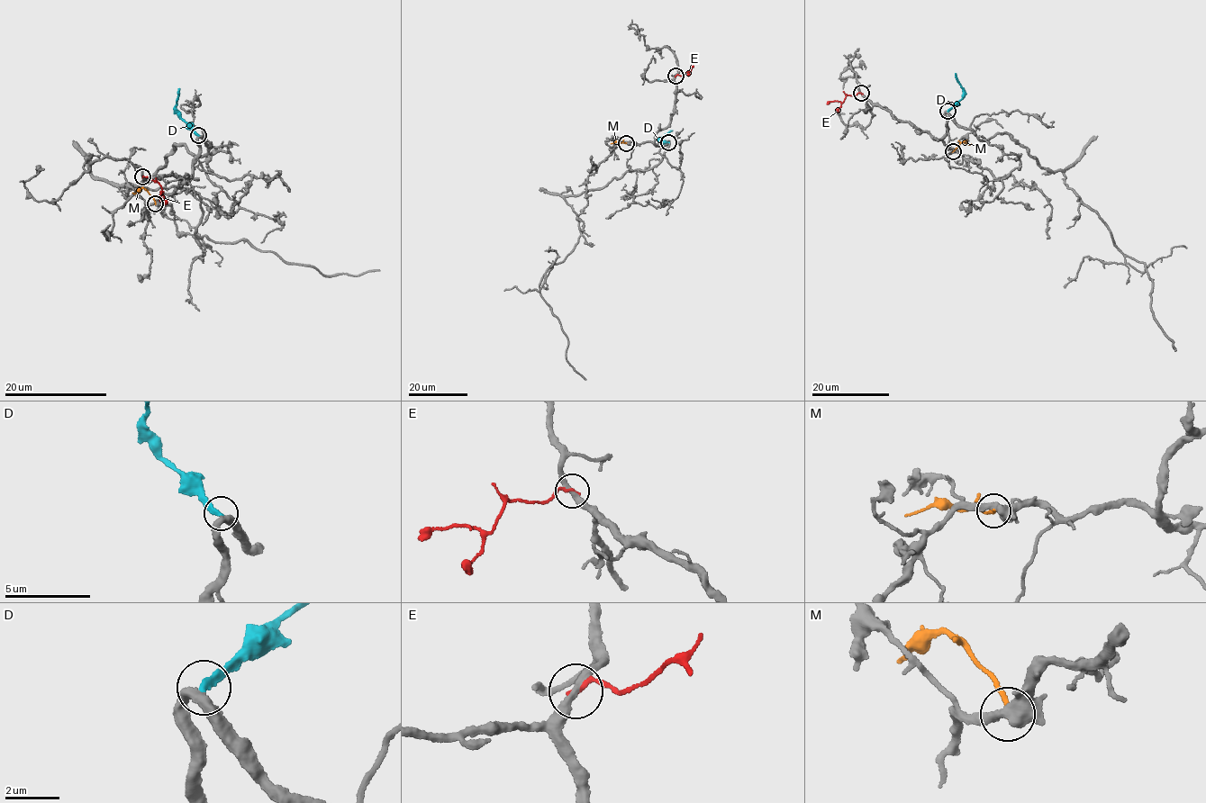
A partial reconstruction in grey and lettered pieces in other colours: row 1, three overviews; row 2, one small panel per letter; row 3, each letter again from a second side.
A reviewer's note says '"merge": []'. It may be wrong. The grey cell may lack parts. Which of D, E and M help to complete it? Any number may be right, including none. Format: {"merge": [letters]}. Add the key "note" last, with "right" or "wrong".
{"merge": [], "note": "right"}

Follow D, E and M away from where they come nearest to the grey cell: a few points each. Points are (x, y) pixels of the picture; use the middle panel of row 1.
D: (668, 142), (660, 139), (672, 130)
E: (675, 76), (686, 72), (688, 75), (693, 66)
M: (626, 143), (611, 144)

